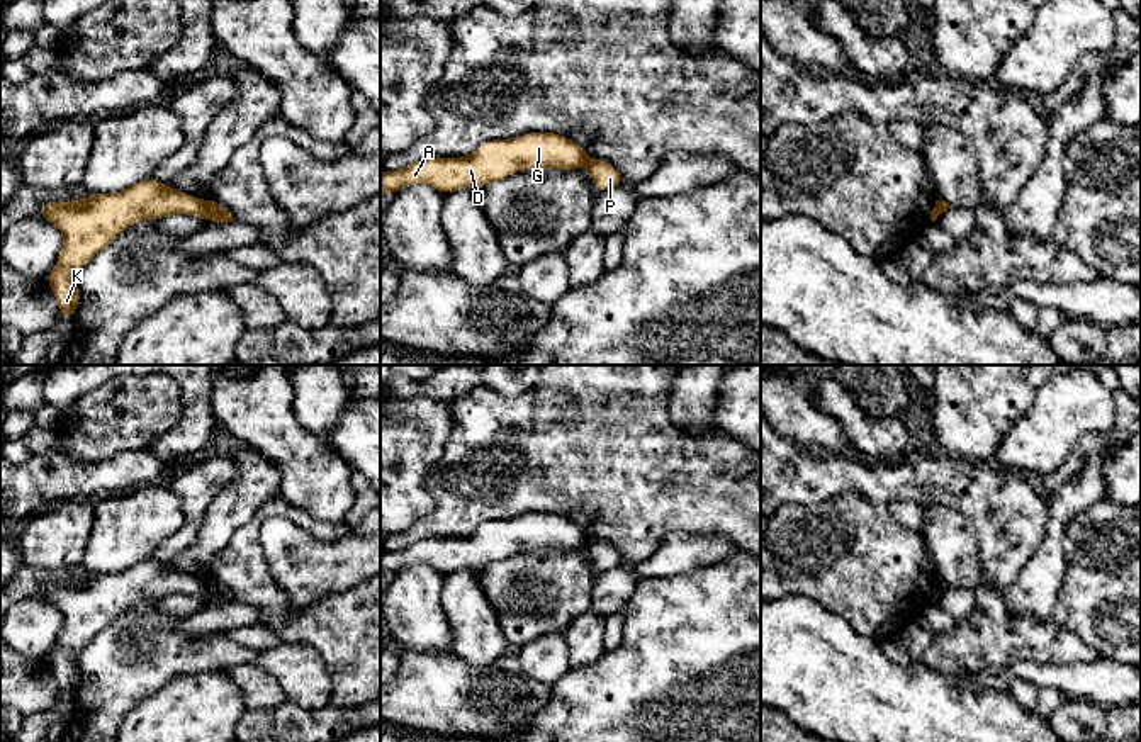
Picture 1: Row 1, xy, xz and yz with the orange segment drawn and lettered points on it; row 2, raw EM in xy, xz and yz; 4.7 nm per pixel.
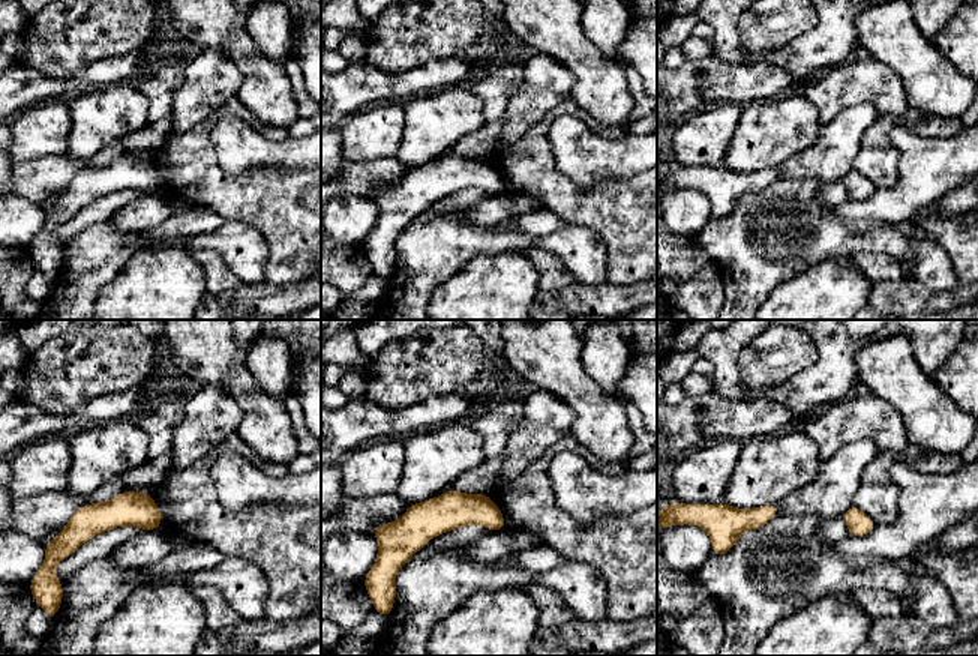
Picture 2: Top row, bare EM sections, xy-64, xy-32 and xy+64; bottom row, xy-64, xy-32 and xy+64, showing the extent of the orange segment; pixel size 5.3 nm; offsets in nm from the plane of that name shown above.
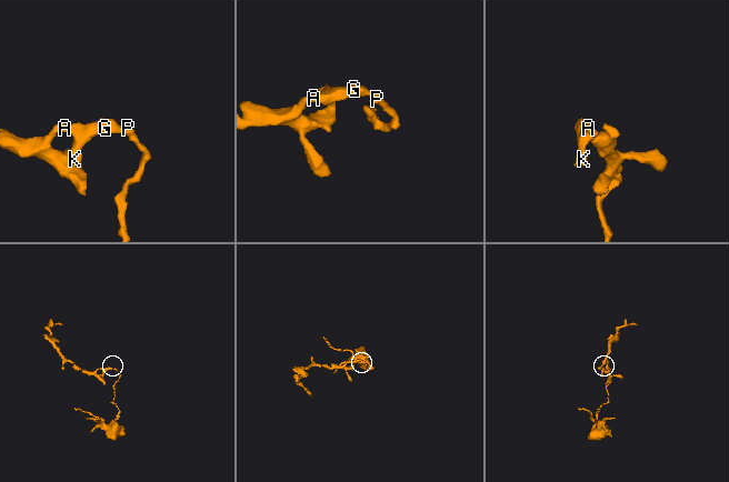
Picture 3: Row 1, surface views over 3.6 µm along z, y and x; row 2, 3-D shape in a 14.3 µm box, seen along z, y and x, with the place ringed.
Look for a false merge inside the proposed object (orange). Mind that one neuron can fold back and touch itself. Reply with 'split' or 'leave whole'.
split

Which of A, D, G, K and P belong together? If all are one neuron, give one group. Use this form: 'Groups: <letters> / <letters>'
Groups: A D G K / P

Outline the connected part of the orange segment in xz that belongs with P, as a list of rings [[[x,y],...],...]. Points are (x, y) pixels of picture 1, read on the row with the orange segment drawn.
[[[589,160],[586,165],[596,192],[606,192],[621,185],[621,173],[604,160]]]

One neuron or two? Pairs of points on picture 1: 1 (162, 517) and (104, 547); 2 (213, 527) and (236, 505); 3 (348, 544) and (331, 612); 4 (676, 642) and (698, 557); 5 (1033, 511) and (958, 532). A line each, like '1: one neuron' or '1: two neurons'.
1: one neuron
2: one neuron
3: two neurons
4: two neurons
5: two neurons

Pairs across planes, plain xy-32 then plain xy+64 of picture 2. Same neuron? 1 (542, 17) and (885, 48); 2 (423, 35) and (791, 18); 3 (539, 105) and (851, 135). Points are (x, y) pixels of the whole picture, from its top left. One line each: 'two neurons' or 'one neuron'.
1: one neuron
2: one neuron
3: one neuron

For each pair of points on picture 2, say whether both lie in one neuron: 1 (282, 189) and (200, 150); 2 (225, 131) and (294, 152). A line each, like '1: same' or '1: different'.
1: same
2: same

